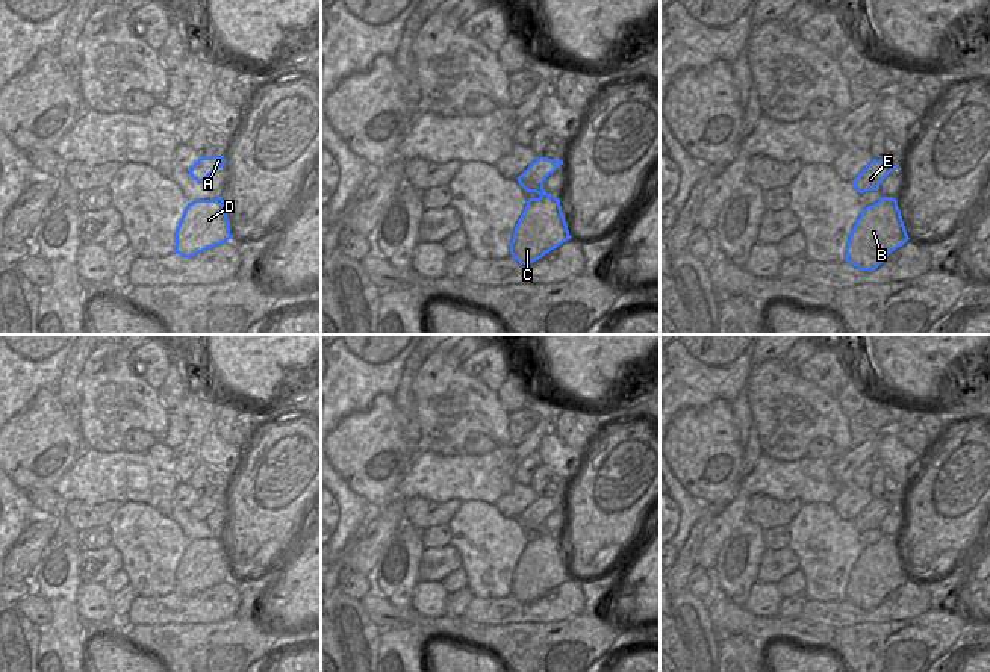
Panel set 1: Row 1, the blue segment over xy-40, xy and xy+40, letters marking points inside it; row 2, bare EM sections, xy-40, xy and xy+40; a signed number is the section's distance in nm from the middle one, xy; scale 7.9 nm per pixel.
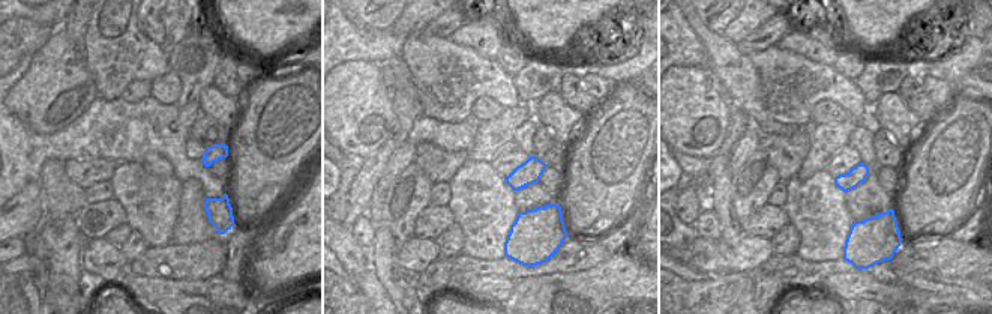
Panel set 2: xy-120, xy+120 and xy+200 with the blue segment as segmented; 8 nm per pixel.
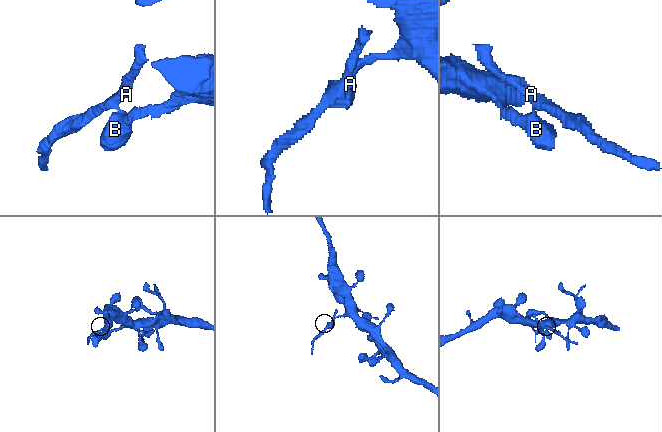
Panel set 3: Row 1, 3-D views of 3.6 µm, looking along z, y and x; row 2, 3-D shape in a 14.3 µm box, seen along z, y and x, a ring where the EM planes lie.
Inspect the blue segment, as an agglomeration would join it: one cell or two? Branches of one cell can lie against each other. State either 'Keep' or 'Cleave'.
Cleave.

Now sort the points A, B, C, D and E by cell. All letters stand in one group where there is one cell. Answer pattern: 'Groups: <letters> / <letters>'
Groups: A E / B C D.

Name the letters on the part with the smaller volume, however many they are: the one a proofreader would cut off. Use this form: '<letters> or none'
A, E

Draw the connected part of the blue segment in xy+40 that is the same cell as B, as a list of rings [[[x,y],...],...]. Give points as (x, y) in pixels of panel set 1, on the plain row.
[[[883,536],[878,542],[861,549],[849,574],[846,601],[860,610],[875,610],[892,590],[902,586],[908,578],[898,539]]]

